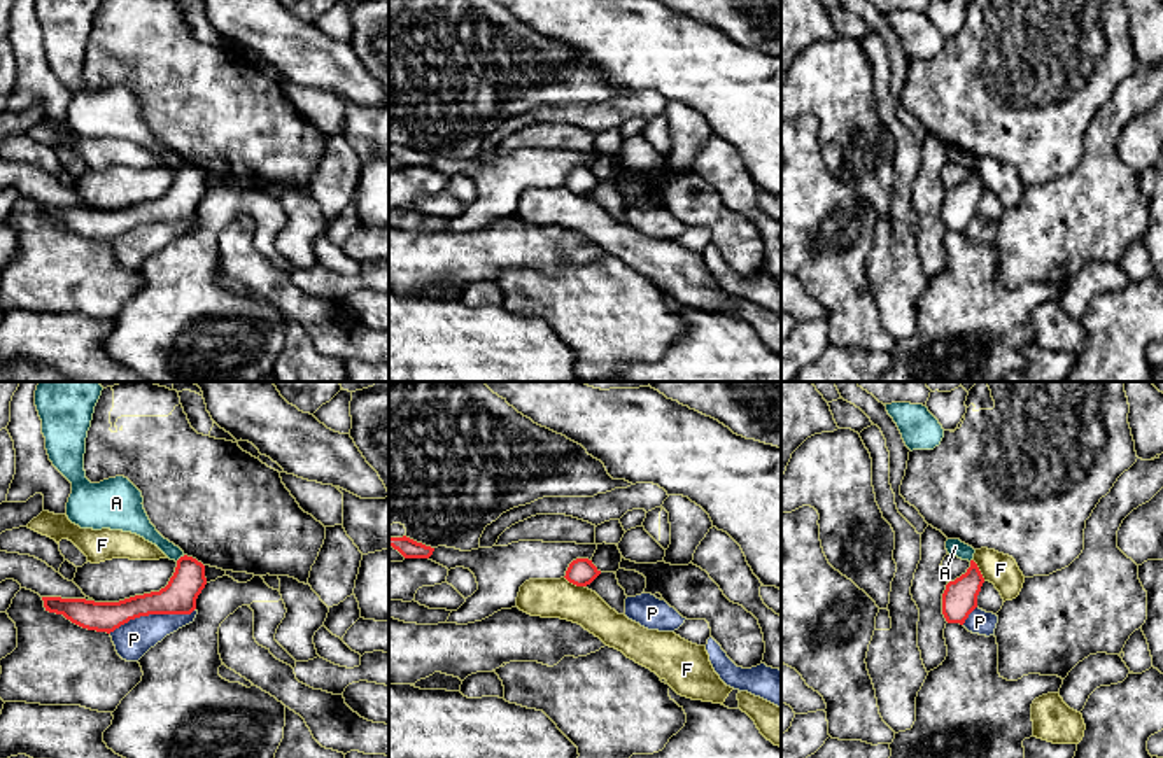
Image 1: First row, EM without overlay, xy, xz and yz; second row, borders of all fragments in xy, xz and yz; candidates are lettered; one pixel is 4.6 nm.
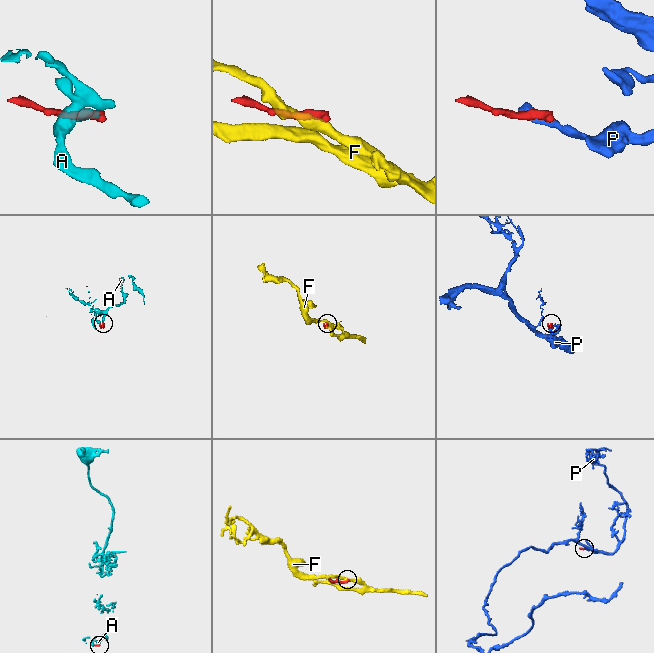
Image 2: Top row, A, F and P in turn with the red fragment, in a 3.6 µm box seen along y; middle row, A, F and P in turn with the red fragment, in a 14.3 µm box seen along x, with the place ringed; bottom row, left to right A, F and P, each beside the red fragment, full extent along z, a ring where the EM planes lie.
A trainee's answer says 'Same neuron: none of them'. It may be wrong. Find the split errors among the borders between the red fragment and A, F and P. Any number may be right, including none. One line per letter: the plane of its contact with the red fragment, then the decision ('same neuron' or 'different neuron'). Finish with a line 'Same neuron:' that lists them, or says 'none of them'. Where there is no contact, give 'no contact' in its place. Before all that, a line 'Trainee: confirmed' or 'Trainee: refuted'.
Trainee: confirmed
A: xy | different neuron
F: yz | different neuron
P: xy | different neuron
Same neuron: none of them

